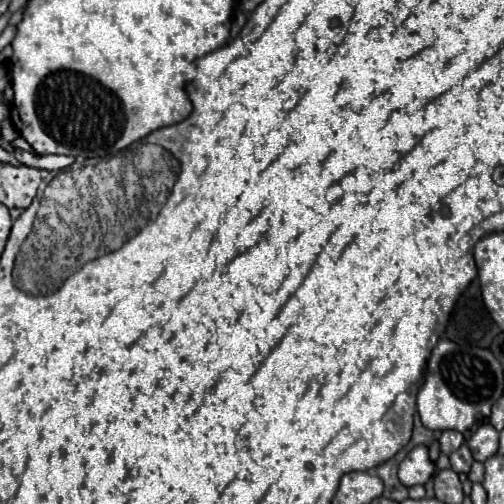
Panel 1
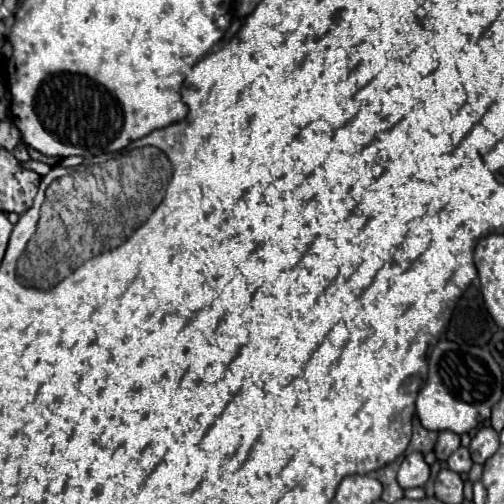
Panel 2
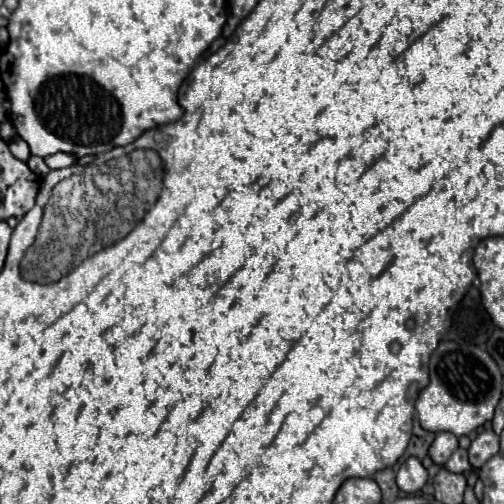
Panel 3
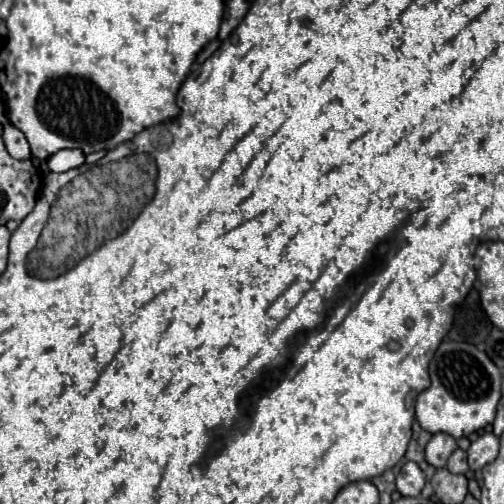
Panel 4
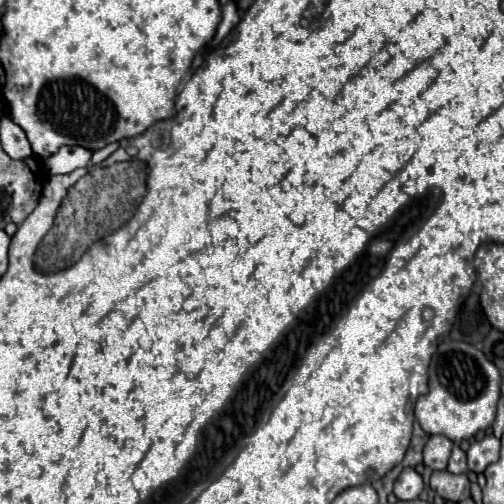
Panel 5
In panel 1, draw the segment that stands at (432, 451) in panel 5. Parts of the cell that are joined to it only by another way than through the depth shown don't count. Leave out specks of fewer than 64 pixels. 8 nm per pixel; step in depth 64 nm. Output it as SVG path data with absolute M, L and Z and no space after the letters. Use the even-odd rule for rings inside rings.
M444 430L440 436L440 450L442 454L452 454L454 450L458 450L464 444L464 434L456 432L456 430Z

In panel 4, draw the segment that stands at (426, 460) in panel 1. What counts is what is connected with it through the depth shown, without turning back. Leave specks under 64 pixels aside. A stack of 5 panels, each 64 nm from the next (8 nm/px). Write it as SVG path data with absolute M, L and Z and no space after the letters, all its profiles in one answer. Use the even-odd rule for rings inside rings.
M406 462L396 476L396 488L402 496L420 496L426 476L416 462Z

